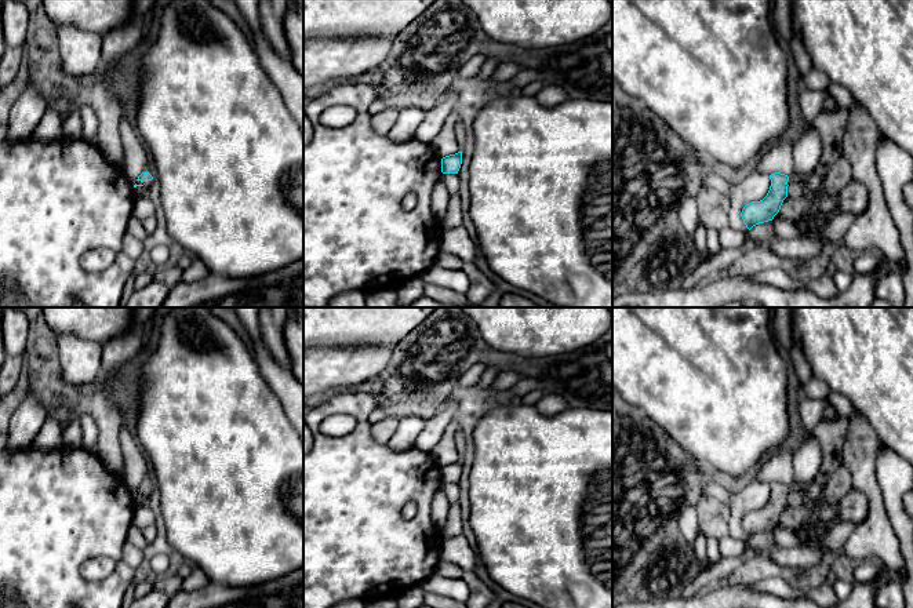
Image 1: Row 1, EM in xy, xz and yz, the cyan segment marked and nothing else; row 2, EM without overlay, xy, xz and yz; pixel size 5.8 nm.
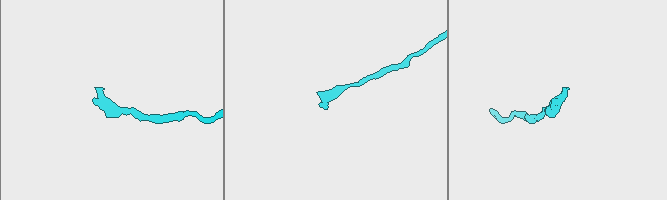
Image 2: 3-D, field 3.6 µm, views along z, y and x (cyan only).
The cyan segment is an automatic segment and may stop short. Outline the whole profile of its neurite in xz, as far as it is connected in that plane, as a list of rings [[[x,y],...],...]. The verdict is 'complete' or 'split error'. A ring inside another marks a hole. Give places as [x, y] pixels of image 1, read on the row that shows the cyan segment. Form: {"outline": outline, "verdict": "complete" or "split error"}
{"outline": [[[462,152],[441,159],[443,174],[458,174],[462,164]]], "verdict": "complete"}

